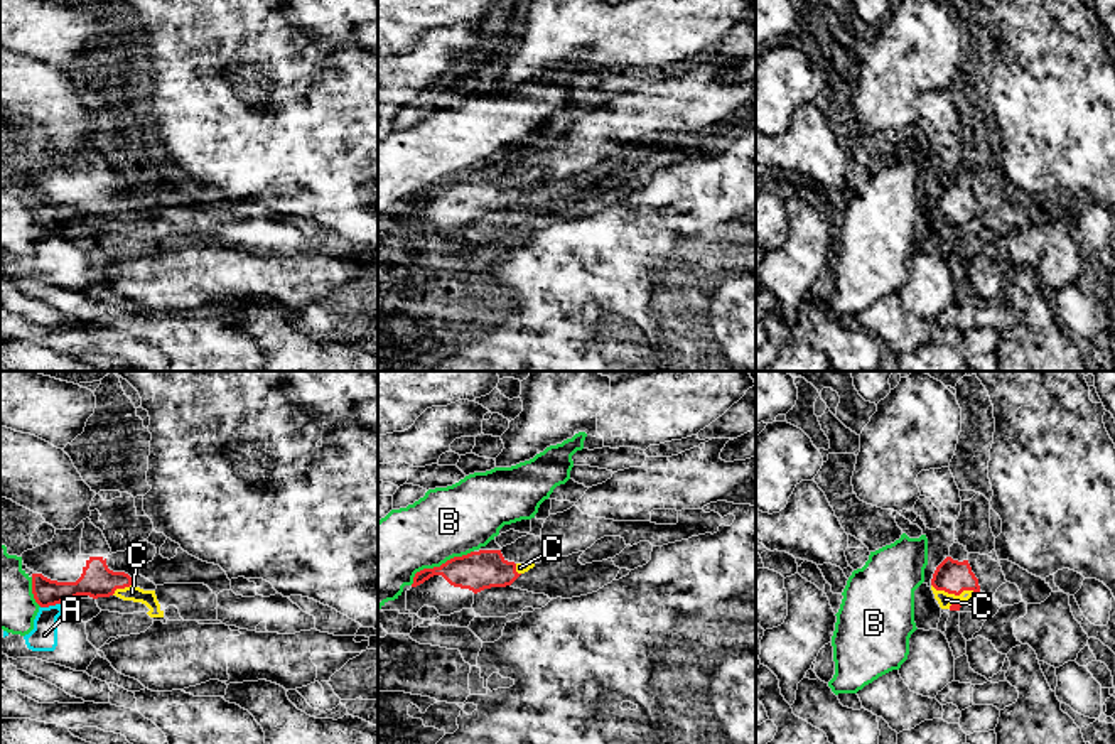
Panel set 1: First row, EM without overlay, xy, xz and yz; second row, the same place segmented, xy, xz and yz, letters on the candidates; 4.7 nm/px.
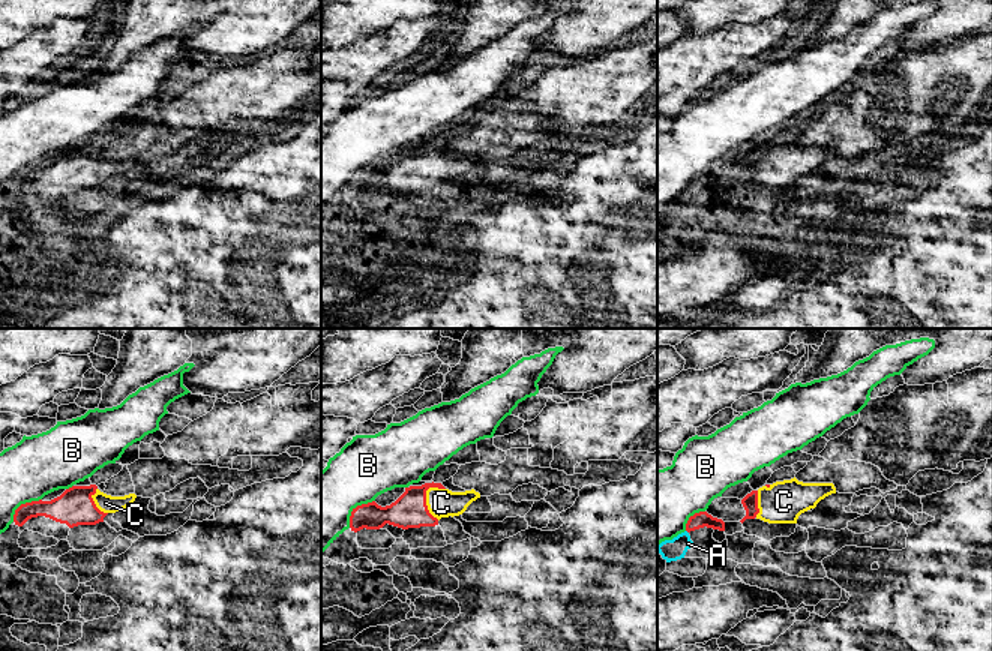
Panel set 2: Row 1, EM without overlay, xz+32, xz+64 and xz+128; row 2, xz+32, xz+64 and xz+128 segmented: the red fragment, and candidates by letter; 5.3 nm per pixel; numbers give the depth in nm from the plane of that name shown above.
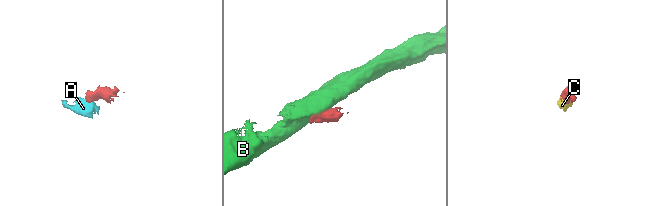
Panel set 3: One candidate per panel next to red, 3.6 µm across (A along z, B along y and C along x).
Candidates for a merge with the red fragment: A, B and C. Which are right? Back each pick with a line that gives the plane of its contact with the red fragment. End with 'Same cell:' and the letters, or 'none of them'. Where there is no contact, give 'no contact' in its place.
C: contact in yz
Same cell: C

